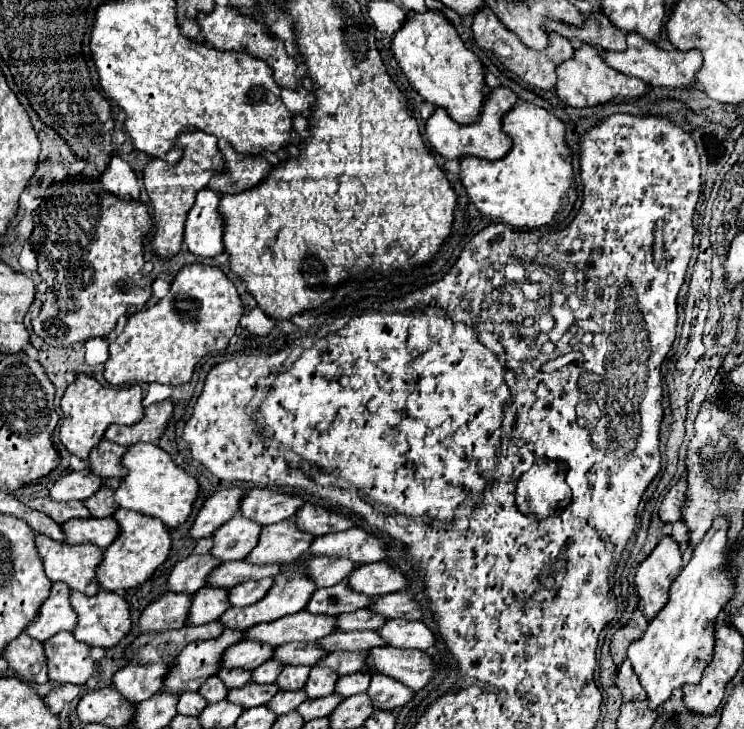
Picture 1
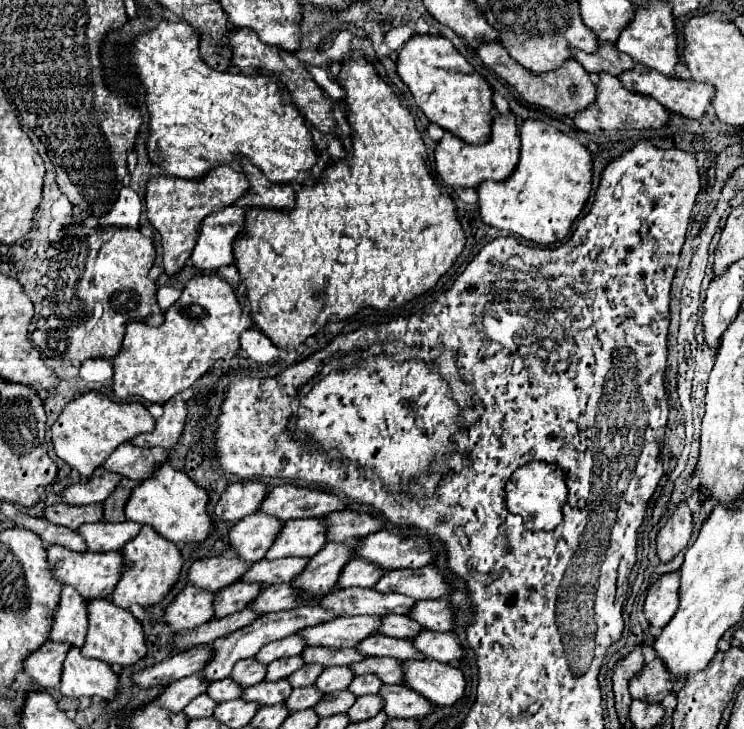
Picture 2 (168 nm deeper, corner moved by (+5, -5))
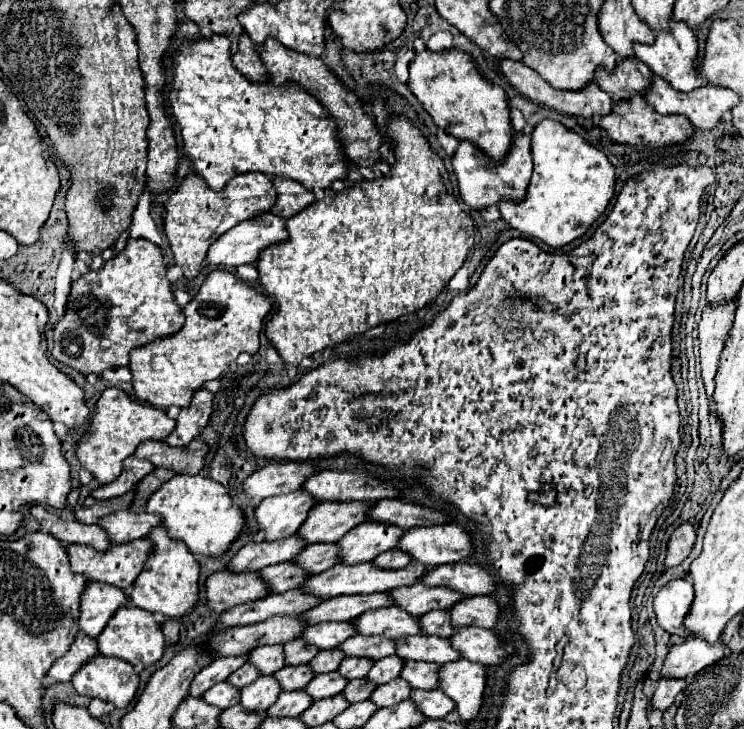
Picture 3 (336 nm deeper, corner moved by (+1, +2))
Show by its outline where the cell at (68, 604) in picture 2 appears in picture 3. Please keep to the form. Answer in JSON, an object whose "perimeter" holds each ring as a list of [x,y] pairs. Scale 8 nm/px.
{"perimeter":[[[90,582],[82,596],[80,630],[88,636],[98,636],[116,610],[126,604],[128,598],[120,588],[114,588],[106,582]]]}

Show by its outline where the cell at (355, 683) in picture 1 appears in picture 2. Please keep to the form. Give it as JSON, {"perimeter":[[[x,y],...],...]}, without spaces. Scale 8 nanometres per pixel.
{"perimeter":[[[360,675],[360,677],[354,677],[348,691],[354,693],[356,697],[362,697],[362,695],[372,695],[372,693],[378,693],[380,689],[380,679],[376,679],[376,675]]]}

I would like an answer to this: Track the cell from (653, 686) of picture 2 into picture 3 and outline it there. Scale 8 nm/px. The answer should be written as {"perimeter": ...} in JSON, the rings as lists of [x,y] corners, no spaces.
{"perimeter":[[[702,638],[686,640],[680,646],[672,646],[670,654],[666,656],[662,676],[668,678],[690,678],[704,670],[710,664],[716,664],[728,654],[728,648],[720,642],[708,644]]]}

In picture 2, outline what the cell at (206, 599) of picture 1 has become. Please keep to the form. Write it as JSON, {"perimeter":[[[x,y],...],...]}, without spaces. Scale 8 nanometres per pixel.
{"perimeter":[[[232,583],[220,591],[214,593],[214,617],[212,619],[222,619],[226,615],[232,615],[236,611],[242,611],[248,607],[248,603],[258,595],[262,585],[250,585],[250,583]]]}

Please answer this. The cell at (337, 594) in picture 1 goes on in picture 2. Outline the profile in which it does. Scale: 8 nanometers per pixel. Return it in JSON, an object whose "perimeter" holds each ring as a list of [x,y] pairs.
{"perimeter":[[[338,589],[330,591],[318,601],[318,607],[334,611],[338,617],[354,617],[354,615],[406,615],[408,607],[416,603],[412,597],[398,593],[378,593],[376,589]]]}

